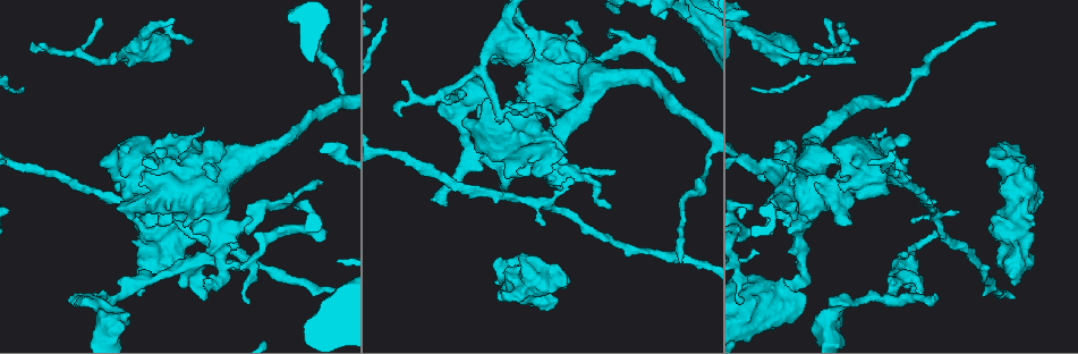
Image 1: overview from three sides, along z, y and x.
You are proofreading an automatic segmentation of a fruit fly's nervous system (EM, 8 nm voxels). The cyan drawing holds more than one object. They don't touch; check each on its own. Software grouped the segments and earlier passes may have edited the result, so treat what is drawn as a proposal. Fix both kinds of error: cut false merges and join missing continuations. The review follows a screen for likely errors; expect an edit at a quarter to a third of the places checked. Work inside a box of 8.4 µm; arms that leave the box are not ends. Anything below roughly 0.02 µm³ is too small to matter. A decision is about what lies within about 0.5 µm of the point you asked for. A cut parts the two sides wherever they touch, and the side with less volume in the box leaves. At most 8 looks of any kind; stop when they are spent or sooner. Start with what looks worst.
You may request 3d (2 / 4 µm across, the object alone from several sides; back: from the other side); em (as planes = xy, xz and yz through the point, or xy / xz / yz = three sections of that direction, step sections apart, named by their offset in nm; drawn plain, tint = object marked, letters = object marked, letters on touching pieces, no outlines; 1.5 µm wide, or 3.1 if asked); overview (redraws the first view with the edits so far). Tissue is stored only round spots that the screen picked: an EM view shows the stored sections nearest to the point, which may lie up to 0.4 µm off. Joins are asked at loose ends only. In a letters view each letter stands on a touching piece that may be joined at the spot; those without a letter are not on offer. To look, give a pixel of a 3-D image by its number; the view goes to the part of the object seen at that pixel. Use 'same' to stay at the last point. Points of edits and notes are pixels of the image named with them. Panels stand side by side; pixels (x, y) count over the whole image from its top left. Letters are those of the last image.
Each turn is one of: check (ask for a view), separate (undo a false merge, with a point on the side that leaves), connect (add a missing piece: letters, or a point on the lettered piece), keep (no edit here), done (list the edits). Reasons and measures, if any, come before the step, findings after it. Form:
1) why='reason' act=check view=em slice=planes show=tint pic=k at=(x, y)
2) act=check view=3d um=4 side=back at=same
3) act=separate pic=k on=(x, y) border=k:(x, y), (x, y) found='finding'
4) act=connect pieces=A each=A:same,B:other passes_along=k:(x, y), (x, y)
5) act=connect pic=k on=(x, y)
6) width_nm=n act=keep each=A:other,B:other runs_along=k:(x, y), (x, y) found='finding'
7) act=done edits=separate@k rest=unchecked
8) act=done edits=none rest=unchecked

act=check view=em slice=yz step=4 show=tint pic=1 at=(1015, 282)

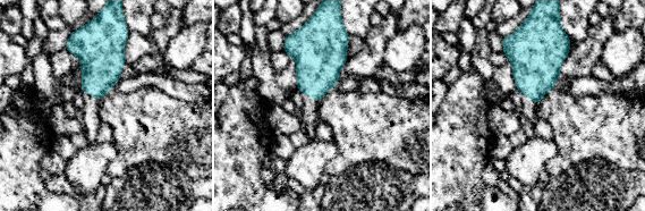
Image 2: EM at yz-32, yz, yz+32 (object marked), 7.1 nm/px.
act=check view=em slice=planes show=letters at=same

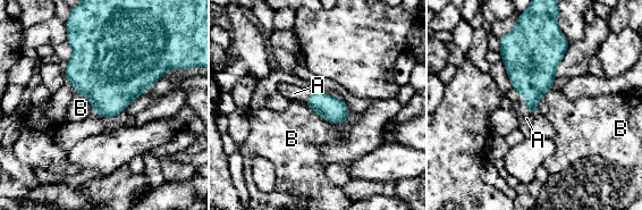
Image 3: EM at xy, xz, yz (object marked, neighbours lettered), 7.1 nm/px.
act=connect pieces=A each=A:same,B:other passes_along=3:(531, 70), (526, 104), (526, 118) found='the cell continues'

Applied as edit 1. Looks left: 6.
why='an open end' act=check view=em slice=planes show=tint pic=1 at=(785, 279)

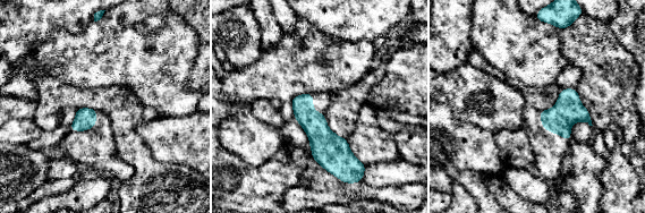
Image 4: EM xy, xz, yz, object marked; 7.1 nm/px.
act=check view=em slice=planes show=letters at=same

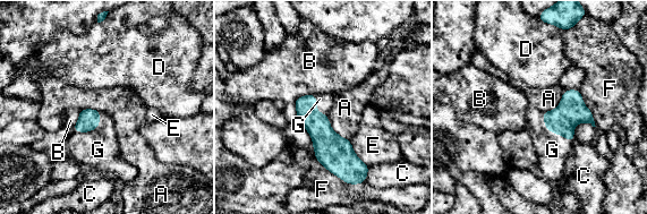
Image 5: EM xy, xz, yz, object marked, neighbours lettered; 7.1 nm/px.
act=connect pieces=G each=A:other,B:other,C:other,D:other,E:other,F:other,G:same found='the cell continues'

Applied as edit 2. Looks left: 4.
act=check view=em slice=xy step=8 show=tint pic=1 at=(858, 43)

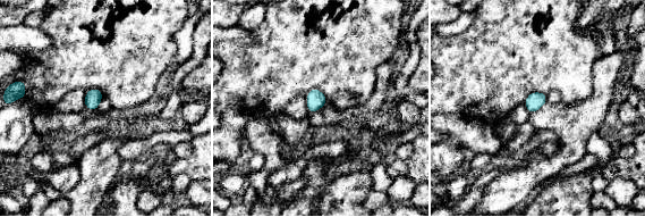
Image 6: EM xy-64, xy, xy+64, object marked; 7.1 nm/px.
why='cut it another way' act=check view=em slice=planes show=letters at=same

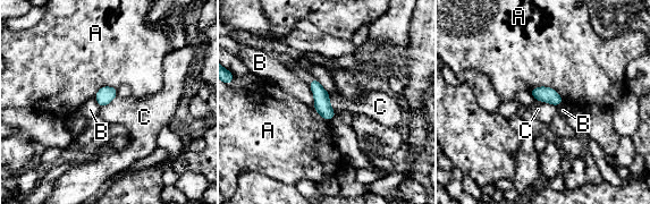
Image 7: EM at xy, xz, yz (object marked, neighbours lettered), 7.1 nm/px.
width_nm=110 longest_contact=B:280nm act=keep each=A:other,B:other,C:other found='none of them fits'

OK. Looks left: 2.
why='arms part here' act=check view=em slice=planes show=letters pic=1 at=(883, 299)

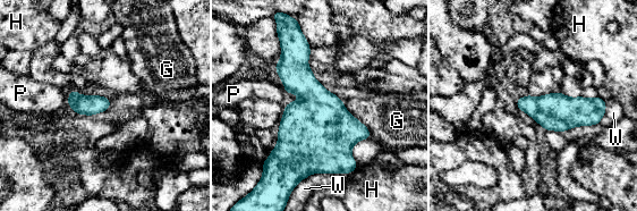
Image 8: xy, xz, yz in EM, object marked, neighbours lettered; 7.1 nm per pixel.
longest_contact=G:320nm act=keep each=G:other,H:other,P:other,W:other border=8:(342, 102), (367, 128), (370, 137) found='one cell here'

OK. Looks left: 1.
act=done edits=connect@3,connect@5 rest=unchecked

